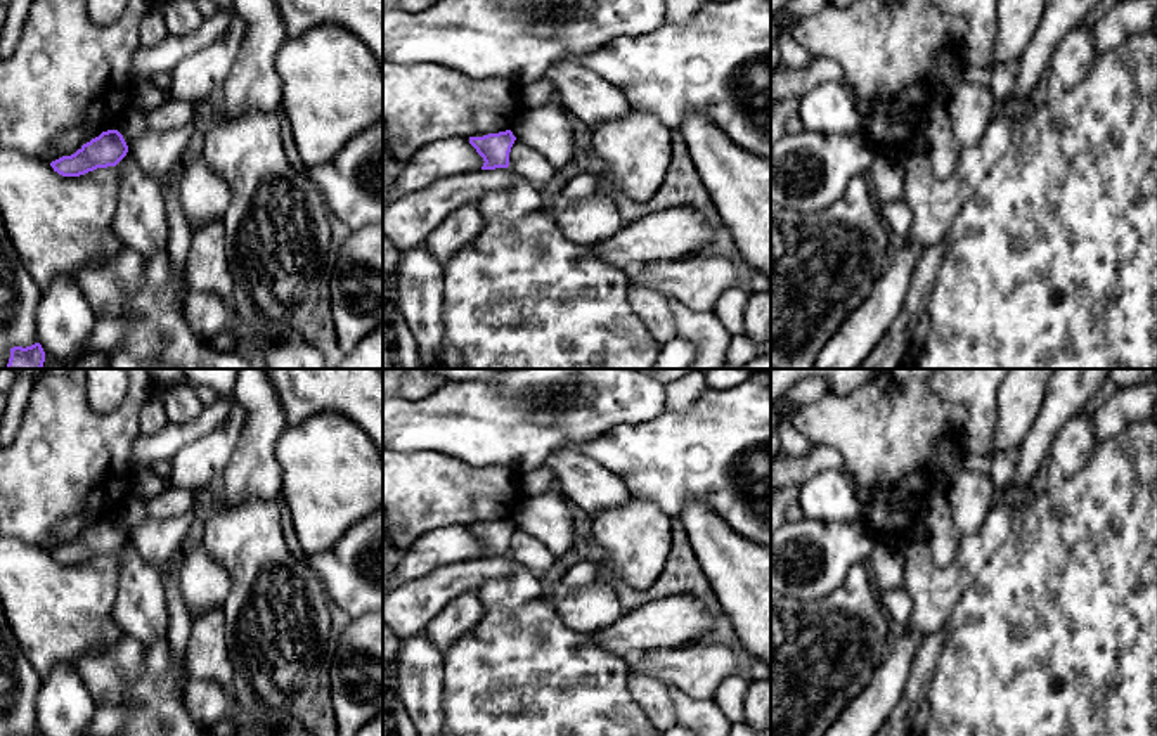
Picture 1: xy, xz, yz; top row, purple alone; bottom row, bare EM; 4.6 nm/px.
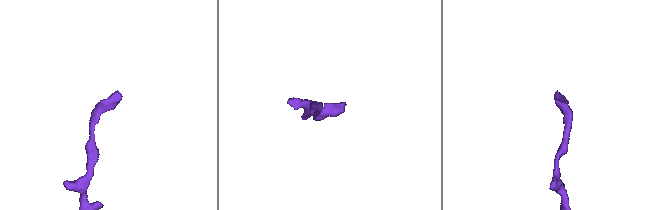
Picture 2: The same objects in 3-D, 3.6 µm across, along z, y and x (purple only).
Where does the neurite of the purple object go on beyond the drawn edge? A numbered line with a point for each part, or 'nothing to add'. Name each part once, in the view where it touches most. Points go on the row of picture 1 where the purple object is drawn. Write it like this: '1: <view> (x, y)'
nothing to add

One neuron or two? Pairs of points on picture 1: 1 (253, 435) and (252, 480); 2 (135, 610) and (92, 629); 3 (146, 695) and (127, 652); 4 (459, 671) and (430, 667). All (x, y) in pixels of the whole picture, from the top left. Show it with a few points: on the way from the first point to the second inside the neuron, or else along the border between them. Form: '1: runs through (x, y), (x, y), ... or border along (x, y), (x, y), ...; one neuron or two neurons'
1: runs through (253, 445), (253, 470); one neuron
2: border along (116, 579), (113, 619), (125, 632); two neurons
3: border along (146, 646), (142, 671), (127, 688), (120, 703); two neurons
4: border along (442, 653), (444, 710); two neurons

